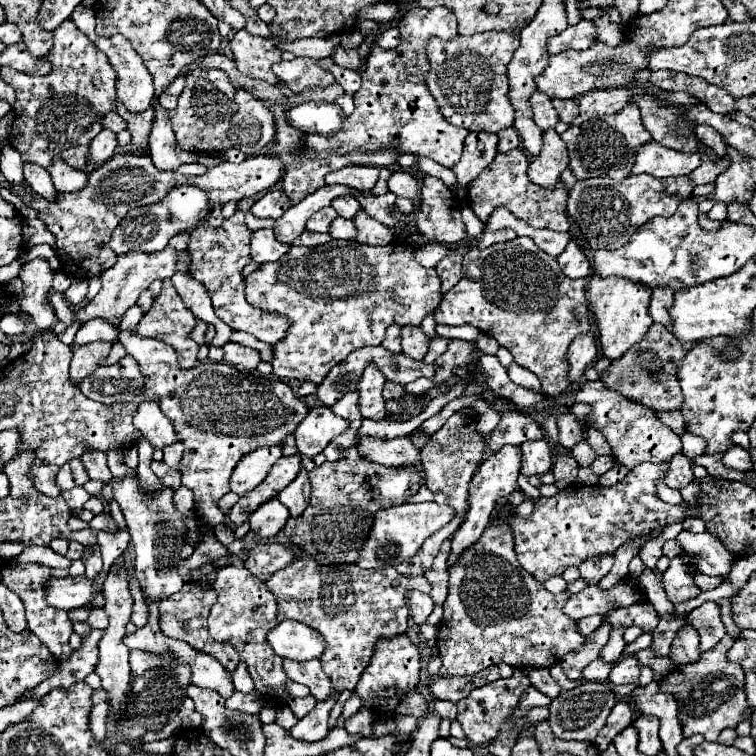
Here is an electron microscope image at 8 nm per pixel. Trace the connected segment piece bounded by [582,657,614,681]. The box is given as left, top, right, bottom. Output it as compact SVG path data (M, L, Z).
M596 659L596 661L592 661L588 667L584 667L584 671L582 671L582 677L584 679L600 679L600 681L604 681L606 677L608 677L608 671L610 671L610 667L612 667L614 663L604 663L604 659Z

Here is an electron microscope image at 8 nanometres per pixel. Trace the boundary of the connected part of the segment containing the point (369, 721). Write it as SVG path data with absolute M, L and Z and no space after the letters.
M362 707L354 717L350 717L344 725L344 729L350 735L360 735L360 737L372 737L372 725L374 725L374 713L372 709Z

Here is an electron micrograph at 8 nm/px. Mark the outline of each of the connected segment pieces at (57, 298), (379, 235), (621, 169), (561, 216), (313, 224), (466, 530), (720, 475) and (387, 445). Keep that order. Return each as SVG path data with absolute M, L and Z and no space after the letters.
M166 247L158 253L126 253L126 255L120 255L116 265L110 267L108 271L104 271L100 277L102 277L102 289L100 293L84 307L80 309L78 313L71 312L69 306L67 306L67 301L63 294L60 292L53 292L50 296L50 303L54 307L57 318L70 325L72 321L78 321L80 325L90 321L90 319L96 319L96 317L104 317L108 319L112 325L118 327L120 323L120 317L124 315L124 311L128 307L132 307L136 304L140 294L144 289L148 289L146 283L150 281L156 281L156 279L168 279L176 273L176 251L172 247Z
M360 211L352 221L358 229L356 241L366 243L366 245L386 245L386 243L392 241L392 229L378 223L378 221L374 221L364 211Z
M628 103L622 111L610 117L596 117L590 121L584 121L582 125L568 127L562 135L562 141L568 147L570 153L570 169L578 181L590 179L590 177L612 177L614 181L622 181L630 175L634 159L636 159L636 149L640 145L652 143L652 135L644 129L640 109L636 105Z
M520 147L510 153L498 155L480 173L480 177L476 181L472 181L472 185L468 189L468 203L482 223L488 221L494 207L504 205L516 217L524 219L528 225L546 227L552 231L568 231L570 229L570 223L566 217L566 199L568 199L568 191L564 189L562 181L558 181L558 185L552 189L544 189L540 185L534 185L528 179L528 157L526 157L524 149L520 149Z
M324 207L320 209L316 215L312 215L306 223L306 229L308 231L314 231L314 233L328 233L330 231L330 225L332 221L338 217L338 213L332 209L332 207Z
M504 445L500 451L488 455L488 459L484 459L478 465L478 471L472 475L472 481L470 481L470 499L468 499L470 501L470 511L468 511L466 521L460 525L460 529L452 537L452 551L450 551L448 565L452 565L466 547L470 547L472 543L476 543L480 539L480 535L486 529L486 525L490 521L490 515L496 507L496 501L500 497L510 495L516 489L516 481L518 481L518 475L520 475L520 461L522 461L520 447Z
M700 455L694 459L694 465L706 467L708 475L714 479L728 479L728 481L740 481L742 479L742 471L734 471L734 469L726 469L720 461L722 455Z
M364 437L358 443L360 455L368 457L368 461L386 465L386 467L404 467L412 465L418 469L420 477L424 479L424 467L420 461L420 451L412 445L408 437L396 437L396 439L376 439L376 437Z

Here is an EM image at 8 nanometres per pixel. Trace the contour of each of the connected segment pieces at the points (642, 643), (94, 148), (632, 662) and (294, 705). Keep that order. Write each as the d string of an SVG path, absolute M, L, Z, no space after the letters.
M642 633L634 643L630 643L630 645L626 645L626 649L622 651L622 655L620 657L626 657L626 655L632 655L632 653L636 653L636 651L640 651L640 649L644 649L644 647L648 647L650 645L650 635L646 635L646 633Z
M102 129L94 141L88 147L88 165L96 167L108 161L108 157L114 157L116 153L116 135L108 129Z
M626 657L626 659L620 659L612 671L610 671L610 683L614 685L628 685L628 683L636 683L638 681L638 675L640 675L640 665L638 661L632 657Z
M308 695L308 697L304 697L304 699L298 699L298 697L294 697L294 699L290 699L288 701L288 707L294 711L294 715L298 717L298 719L302 719L304 715L308 715L308 711L312 711L314 709L314 699Z

